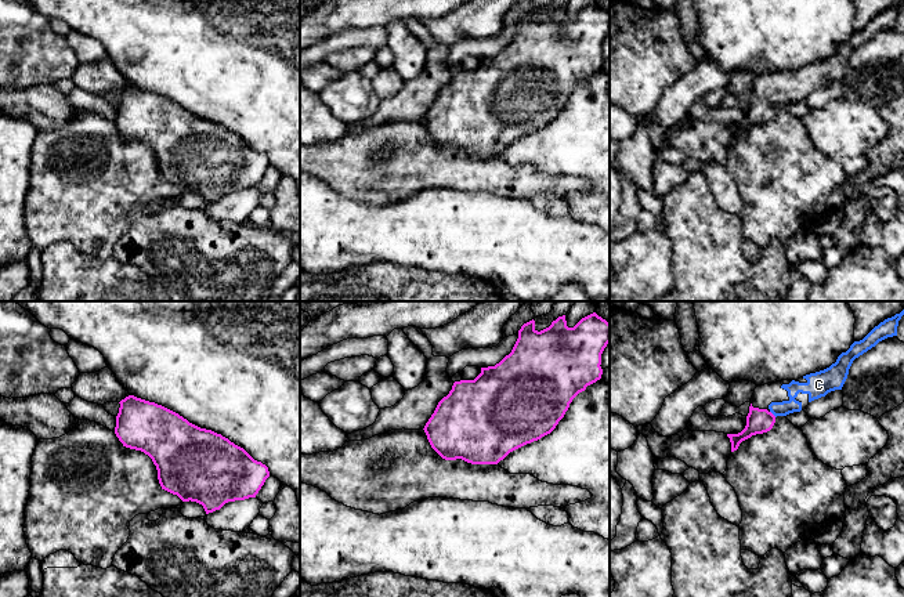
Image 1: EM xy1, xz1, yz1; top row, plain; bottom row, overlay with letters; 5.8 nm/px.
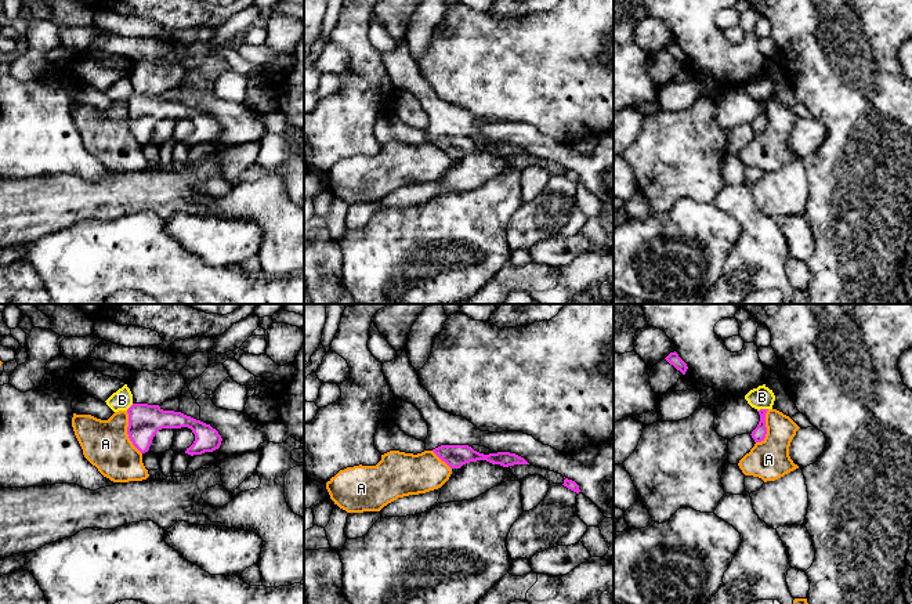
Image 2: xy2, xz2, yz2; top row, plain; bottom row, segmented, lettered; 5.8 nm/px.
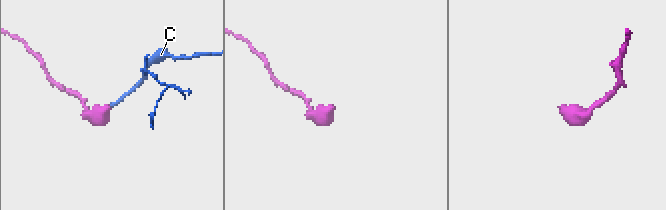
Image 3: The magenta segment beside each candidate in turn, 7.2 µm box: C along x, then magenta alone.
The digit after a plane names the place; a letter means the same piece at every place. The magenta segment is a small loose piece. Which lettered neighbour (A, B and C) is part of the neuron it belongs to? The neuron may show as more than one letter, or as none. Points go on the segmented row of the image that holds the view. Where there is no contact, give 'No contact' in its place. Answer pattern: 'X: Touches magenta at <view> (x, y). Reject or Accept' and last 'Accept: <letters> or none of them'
A: Touches magenta at xy2 (127, 433). Reject
B: Touches magenta at yz2 (762, 409). Reject
C: Touches magenta at yz1 (771, 413). Accept
Accept: C

